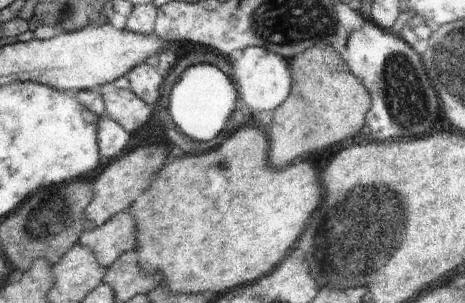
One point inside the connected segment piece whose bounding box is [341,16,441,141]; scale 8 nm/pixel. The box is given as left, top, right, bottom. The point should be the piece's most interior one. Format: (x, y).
(404, 101)

